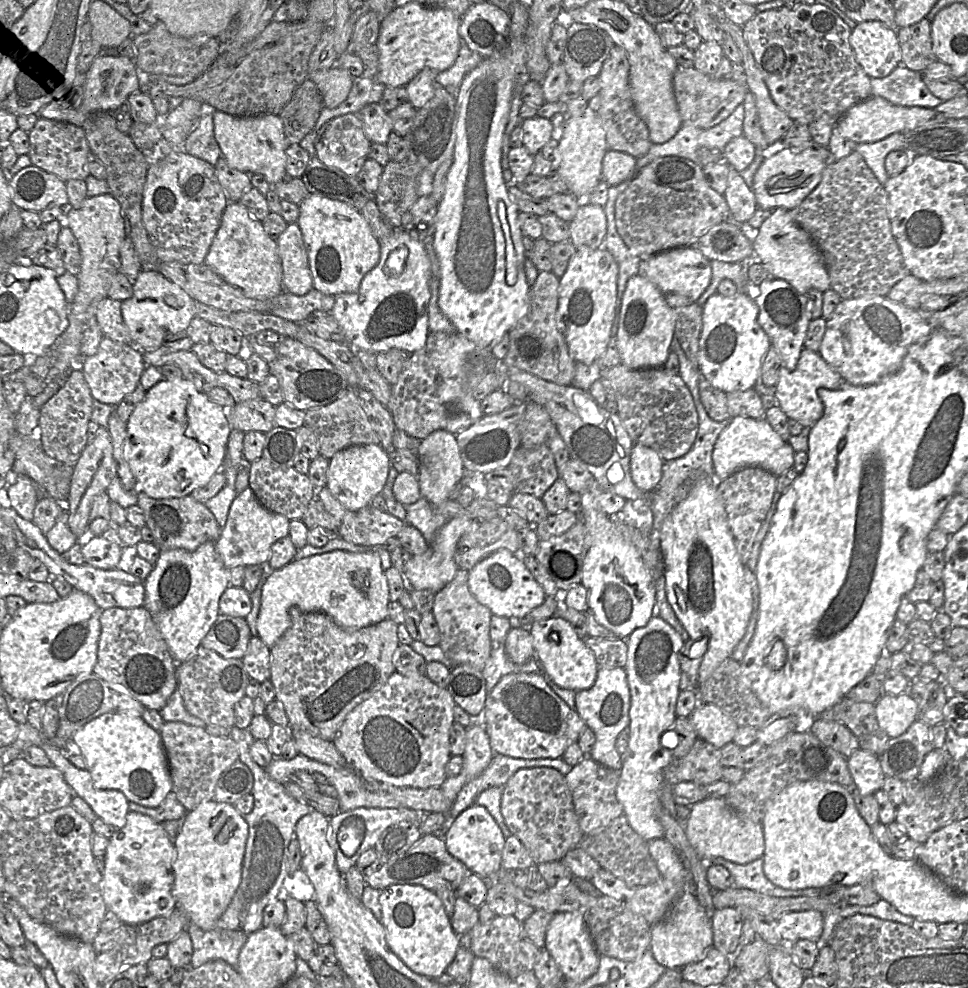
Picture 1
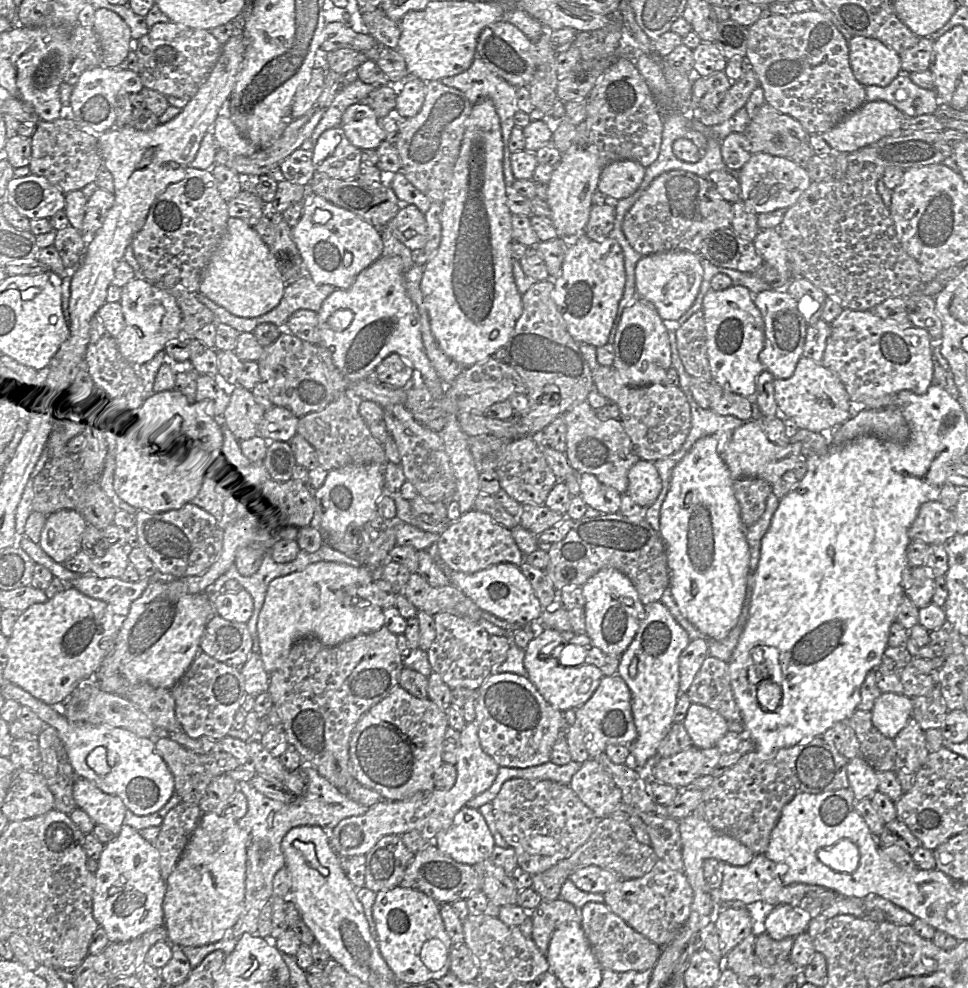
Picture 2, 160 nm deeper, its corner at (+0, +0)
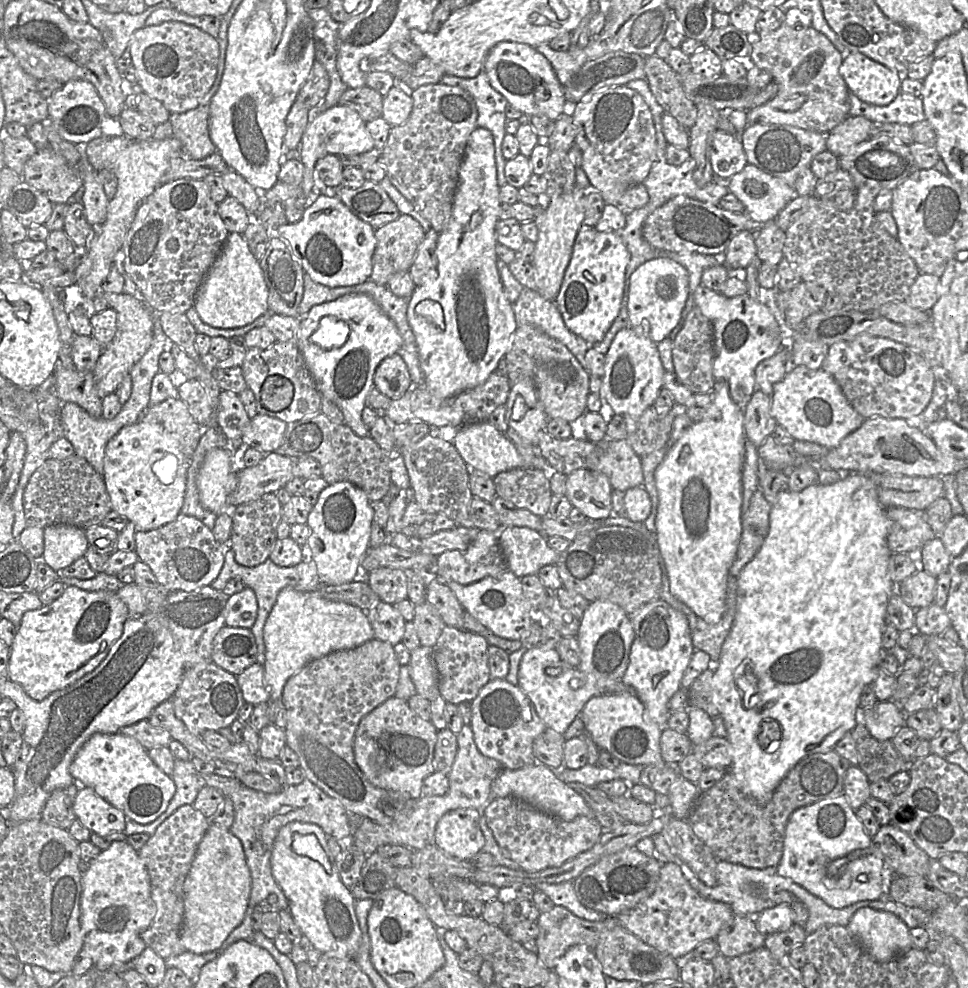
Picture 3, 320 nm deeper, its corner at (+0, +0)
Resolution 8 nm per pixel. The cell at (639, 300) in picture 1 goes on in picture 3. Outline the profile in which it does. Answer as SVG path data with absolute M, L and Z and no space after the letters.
M630 326L618 331L605 355L600 388L607 417L612 414L640 416L648 407L653 406L663 387L665 372L657 343Z

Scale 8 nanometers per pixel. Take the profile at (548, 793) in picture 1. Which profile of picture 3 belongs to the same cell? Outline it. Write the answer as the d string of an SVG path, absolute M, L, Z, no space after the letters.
M515 797L495 798L484 809L484 815L504 857L513 860L527 872L561 866L591 849L604 831L594 816L578 816L571 821L564 821Z

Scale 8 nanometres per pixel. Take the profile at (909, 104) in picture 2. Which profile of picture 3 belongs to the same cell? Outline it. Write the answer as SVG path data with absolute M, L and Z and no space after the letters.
M900 92L886 106L876 106L849 95L849 116L863 116L875 124L898 123L911 126L925 120L923 101L920 96Z

